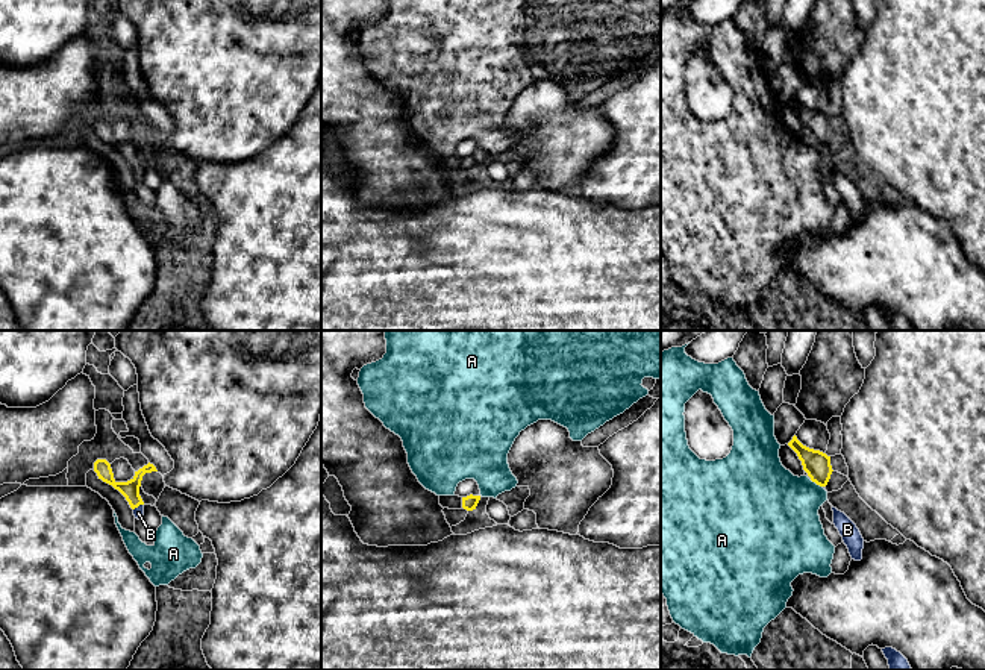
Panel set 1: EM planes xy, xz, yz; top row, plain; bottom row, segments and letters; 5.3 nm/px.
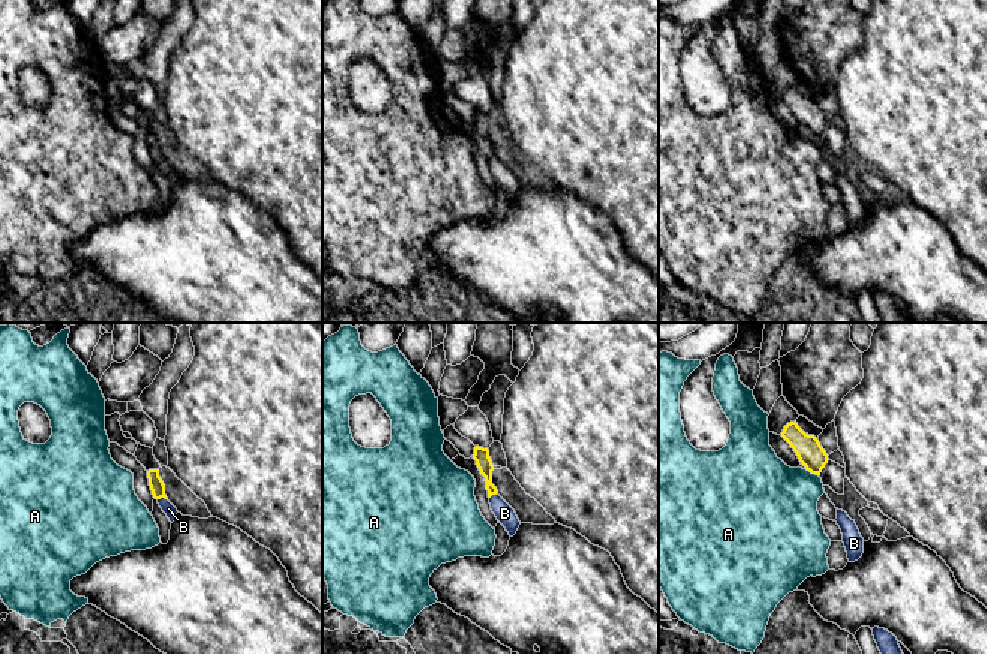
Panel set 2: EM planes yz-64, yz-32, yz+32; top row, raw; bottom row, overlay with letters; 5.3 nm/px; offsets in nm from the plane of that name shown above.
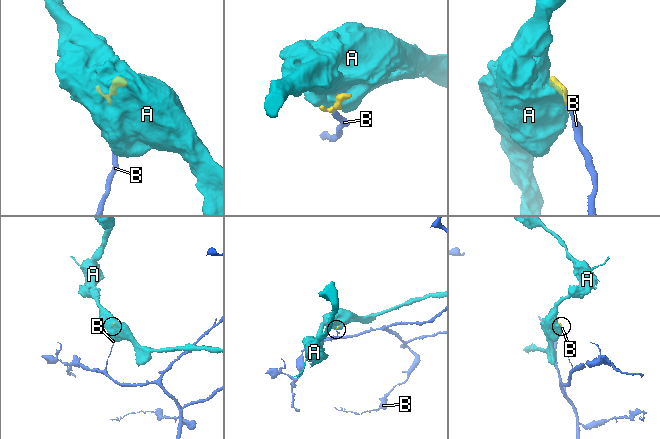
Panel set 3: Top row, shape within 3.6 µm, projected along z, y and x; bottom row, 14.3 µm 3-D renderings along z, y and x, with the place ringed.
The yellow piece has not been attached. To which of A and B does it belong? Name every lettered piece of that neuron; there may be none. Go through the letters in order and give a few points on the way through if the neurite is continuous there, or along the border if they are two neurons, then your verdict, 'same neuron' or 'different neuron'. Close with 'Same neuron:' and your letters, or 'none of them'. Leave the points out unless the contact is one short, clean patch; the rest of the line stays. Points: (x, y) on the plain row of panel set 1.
A: border along yz (809, 140), (822, 147); different neuron
B: runs through xy (131, 150), (138, 165), (138, 173); same neuron
Same neuron: B

